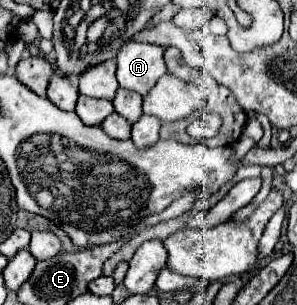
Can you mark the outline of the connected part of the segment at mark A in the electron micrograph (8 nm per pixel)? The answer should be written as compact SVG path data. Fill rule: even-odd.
M127 42L117 54L117 80L121 88L145 96L167 72L163 48L145 42Z

